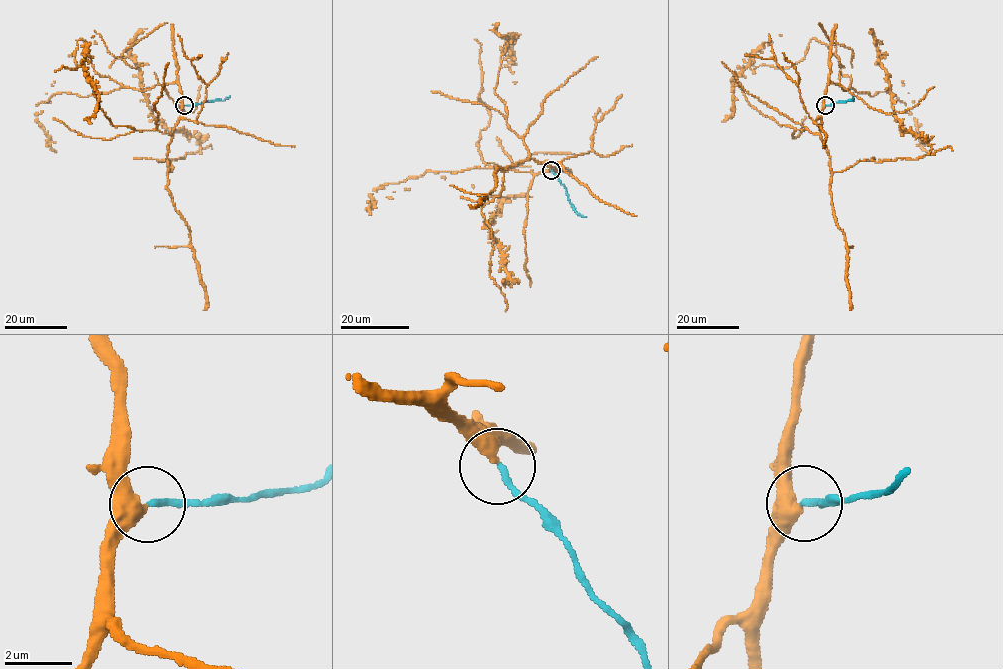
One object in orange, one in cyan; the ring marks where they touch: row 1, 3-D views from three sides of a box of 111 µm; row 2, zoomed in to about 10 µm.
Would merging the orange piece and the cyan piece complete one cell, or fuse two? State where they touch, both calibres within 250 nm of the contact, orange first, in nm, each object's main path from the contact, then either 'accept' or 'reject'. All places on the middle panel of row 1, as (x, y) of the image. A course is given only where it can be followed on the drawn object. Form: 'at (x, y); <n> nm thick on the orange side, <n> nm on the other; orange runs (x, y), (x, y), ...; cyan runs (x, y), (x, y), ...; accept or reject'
at (551, 170); 340 nm thick on the orange side, 180 nm on the other; orange runs (550, 169), (506, 167), (481, 210), (500, 287), (489, 220), (501, 199), (532, 196); cyan runs (550, 170), (564, 185), (571, 205), (585, 216); accept

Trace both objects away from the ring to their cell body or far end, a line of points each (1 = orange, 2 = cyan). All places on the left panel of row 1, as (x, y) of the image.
1: (184, 105), (168, 172), (158, 162), (200, 145), (147, 105), (130, 49), (146, 28)
2: (184, 105), (223, 100), (229, 96)

